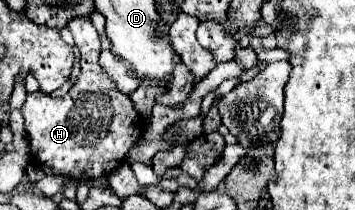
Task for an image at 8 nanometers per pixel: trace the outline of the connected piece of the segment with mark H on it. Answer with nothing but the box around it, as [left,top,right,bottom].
[21,17,143,181]

